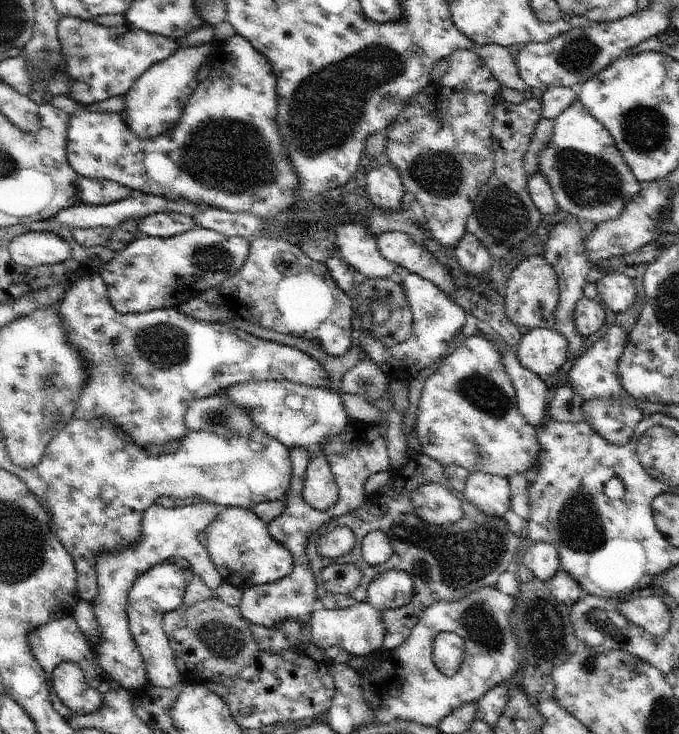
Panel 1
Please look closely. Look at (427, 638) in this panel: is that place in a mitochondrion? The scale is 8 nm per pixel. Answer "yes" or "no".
no

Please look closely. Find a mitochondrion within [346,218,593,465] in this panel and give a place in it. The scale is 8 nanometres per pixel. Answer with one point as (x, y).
(479, 390)

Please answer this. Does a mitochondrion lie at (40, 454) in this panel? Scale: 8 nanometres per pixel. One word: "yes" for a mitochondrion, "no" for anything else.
no

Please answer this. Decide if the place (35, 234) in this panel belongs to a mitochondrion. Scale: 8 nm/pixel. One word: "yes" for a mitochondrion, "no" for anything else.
no

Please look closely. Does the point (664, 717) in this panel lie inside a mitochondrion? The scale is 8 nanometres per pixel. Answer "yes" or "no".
yes

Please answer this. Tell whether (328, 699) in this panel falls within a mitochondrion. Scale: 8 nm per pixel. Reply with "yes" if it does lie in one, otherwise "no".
no

